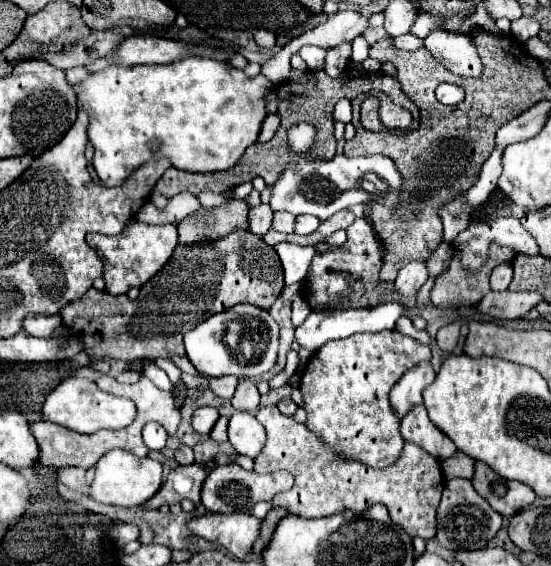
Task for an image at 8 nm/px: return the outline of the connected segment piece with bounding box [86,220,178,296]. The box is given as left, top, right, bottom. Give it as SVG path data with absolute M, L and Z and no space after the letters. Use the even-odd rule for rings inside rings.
M134 220L124 232L116 236L102 236L102 234L88 234L86 242L94 248L104 262L104 280L106 292L112 296L126 294L130 288L140 288L146 284L172 256L178 244L178 232L174 224L144 224Z

